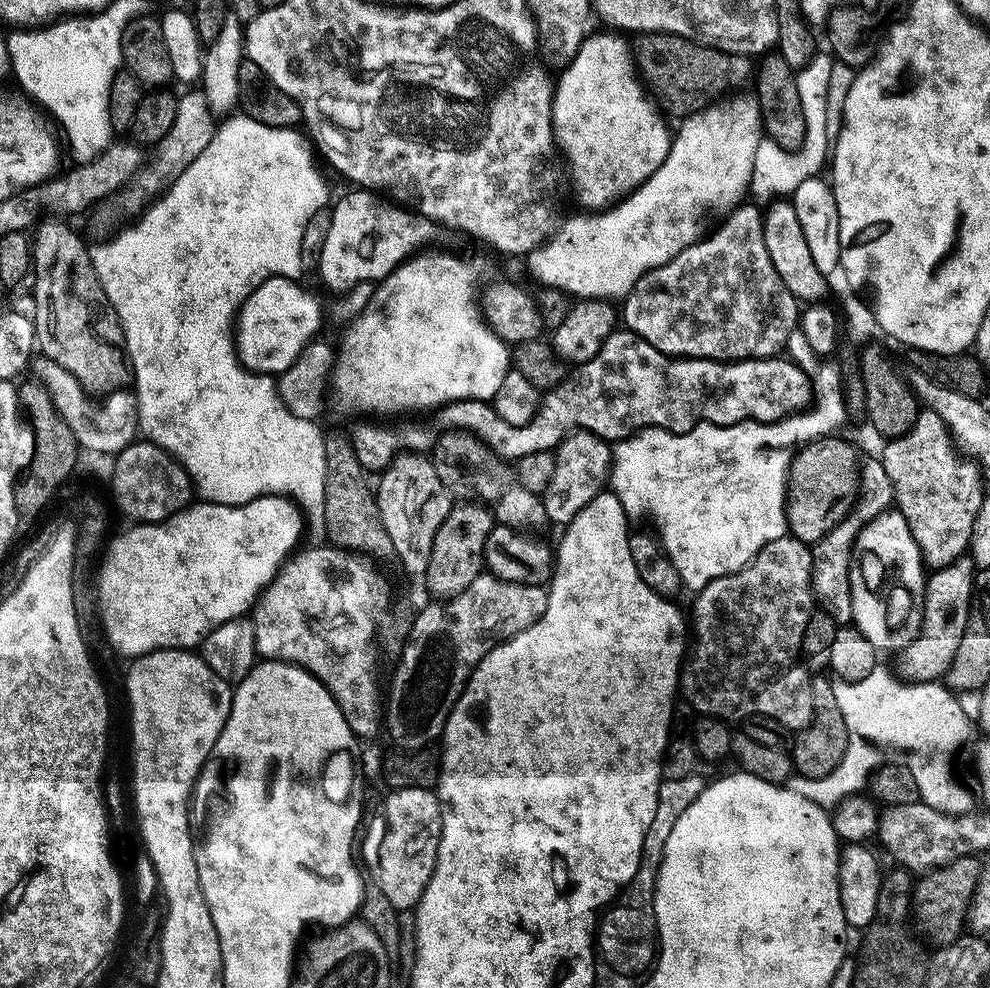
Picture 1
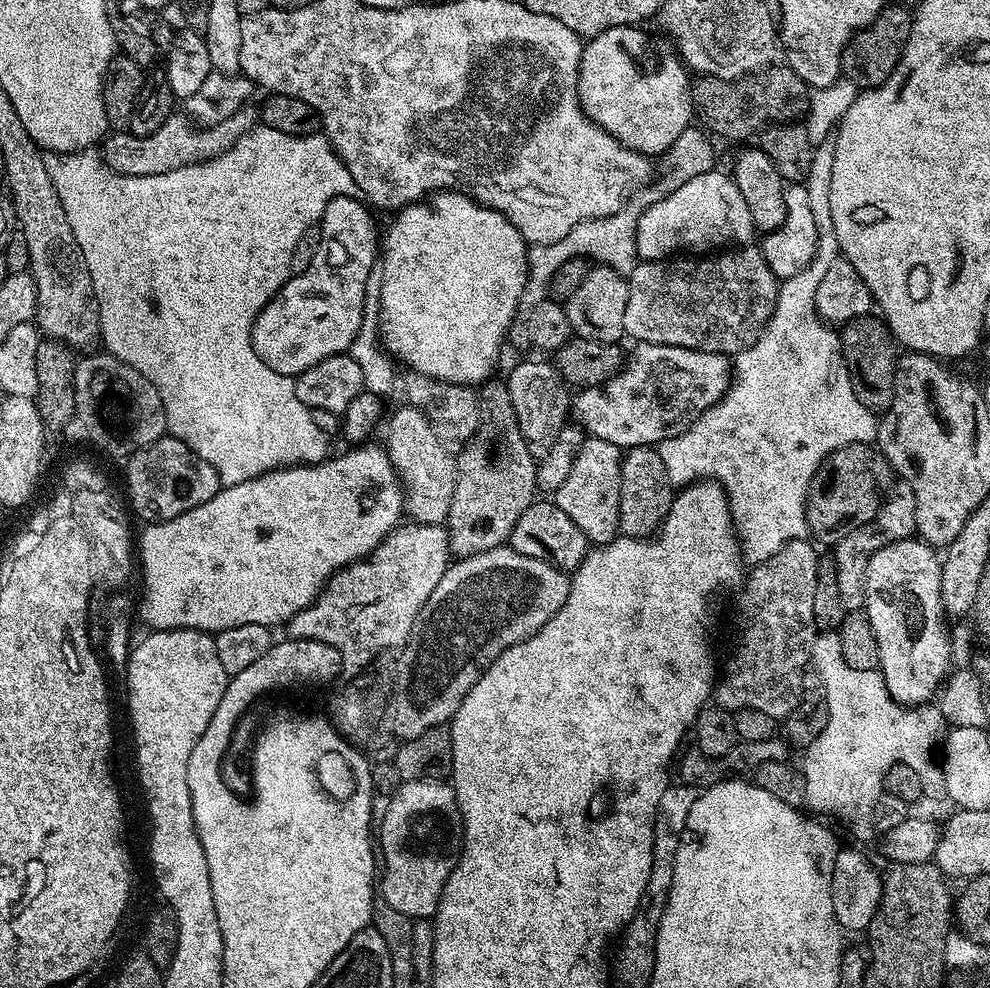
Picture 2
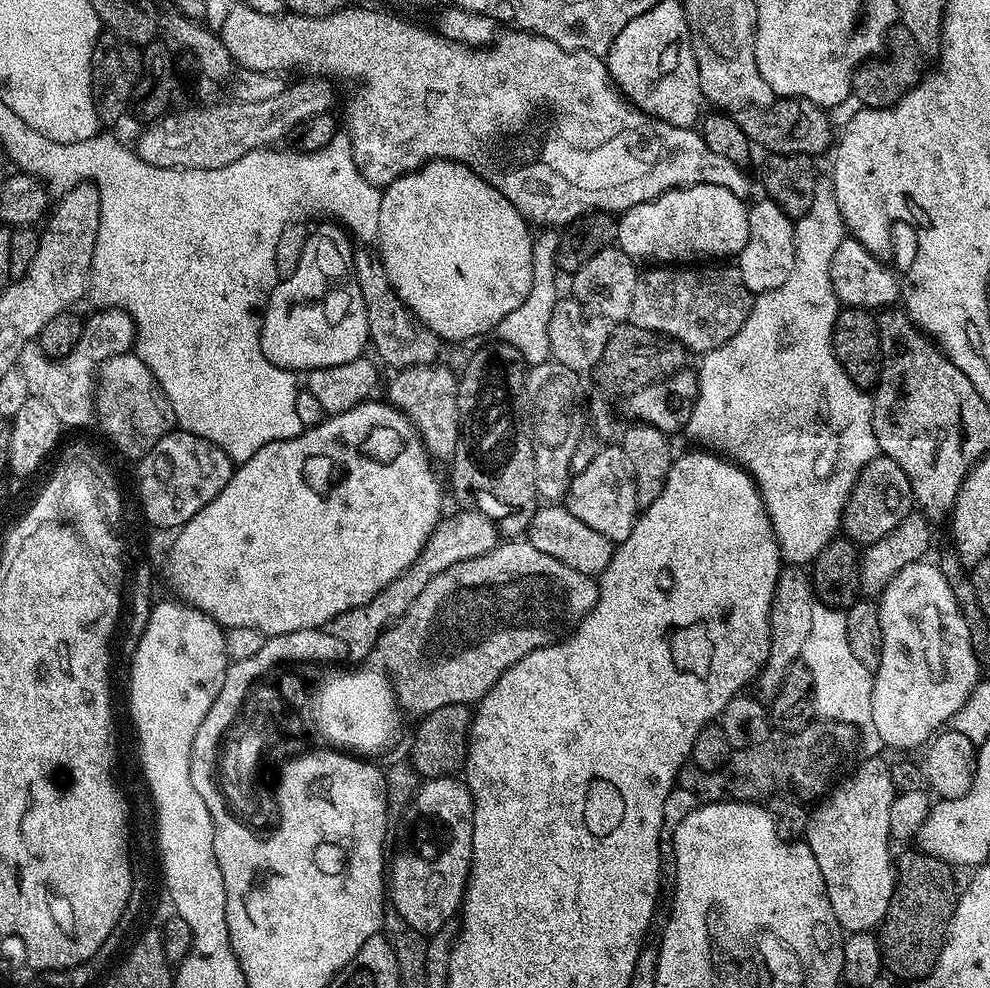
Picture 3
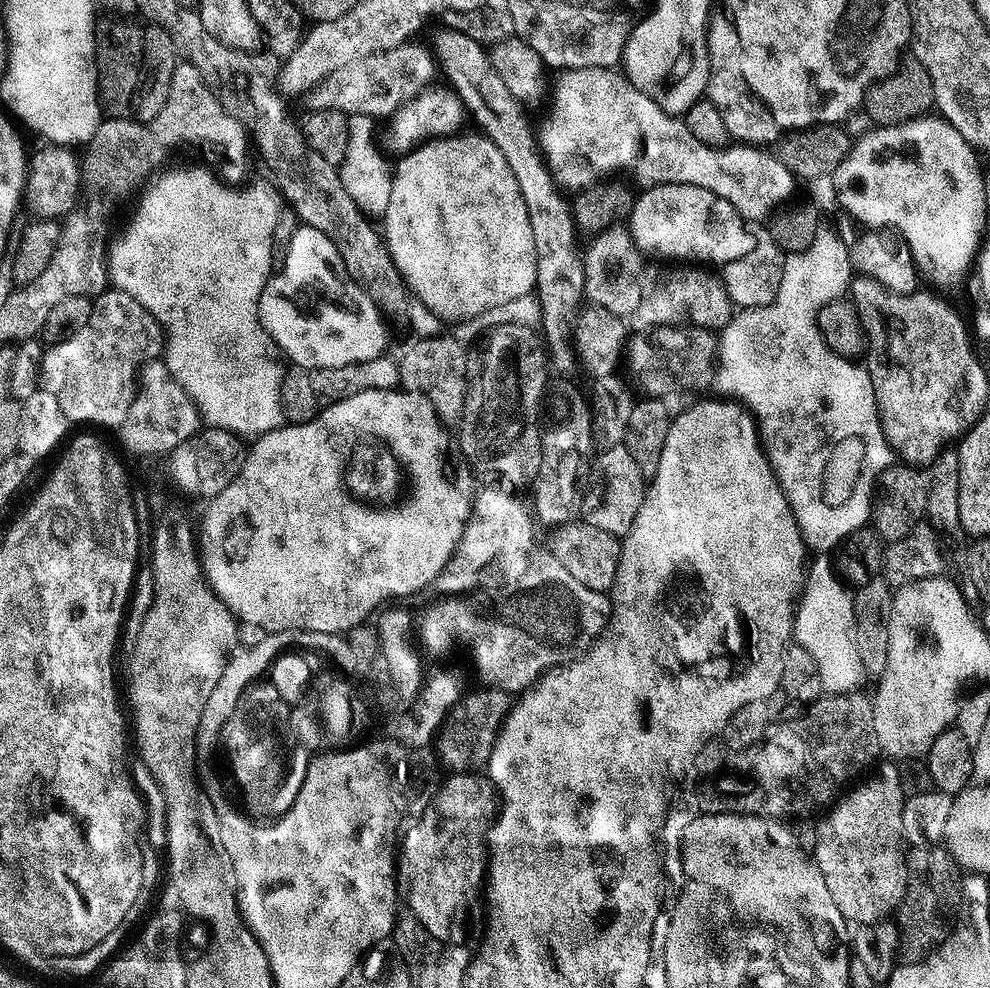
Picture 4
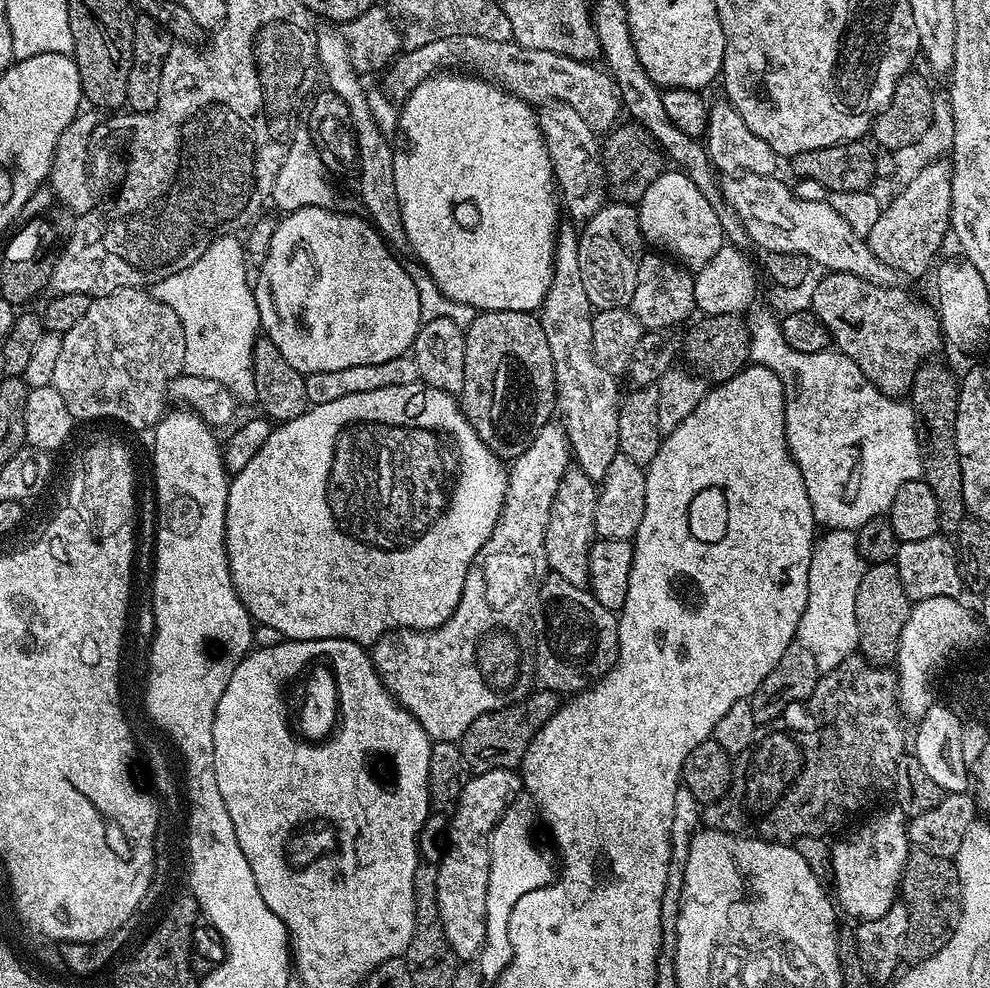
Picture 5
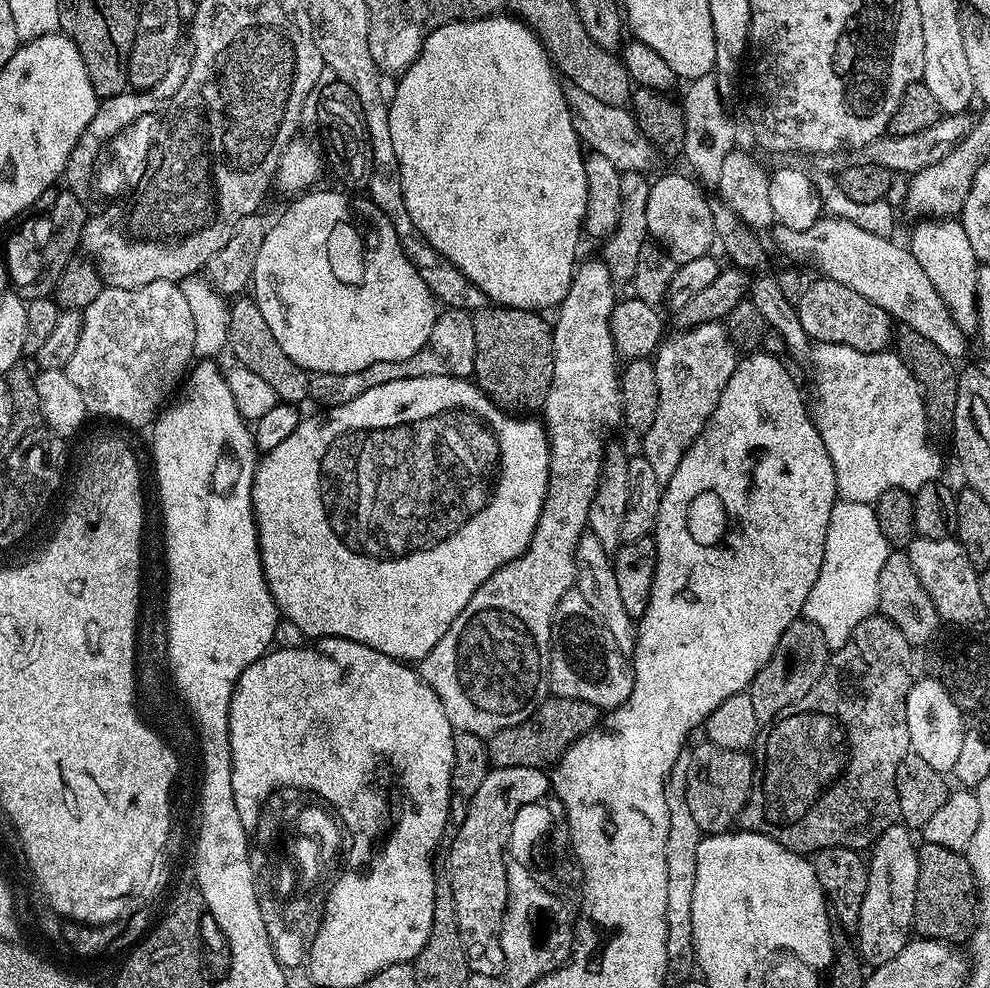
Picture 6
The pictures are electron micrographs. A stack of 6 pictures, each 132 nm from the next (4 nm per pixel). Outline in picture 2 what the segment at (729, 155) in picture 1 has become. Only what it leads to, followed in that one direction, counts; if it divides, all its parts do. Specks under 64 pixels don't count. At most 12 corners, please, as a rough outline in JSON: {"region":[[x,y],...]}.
{"region":[[690,126],[672,169],[614,215],[578,222],[528,250],[525,305],[546,296],[562,262],[631,269],[644,210],[706,170],[708,140]]}

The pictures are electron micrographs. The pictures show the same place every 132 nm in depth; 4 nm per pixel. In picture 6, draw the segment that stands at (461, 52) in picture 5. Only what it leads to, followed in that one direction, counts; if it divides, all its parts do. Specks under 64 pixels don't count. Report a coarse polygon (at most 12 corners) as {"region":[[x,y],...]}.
{"region":[[567,89],[572,124],[617,170],[647,173],[658,156],[627,107]]}

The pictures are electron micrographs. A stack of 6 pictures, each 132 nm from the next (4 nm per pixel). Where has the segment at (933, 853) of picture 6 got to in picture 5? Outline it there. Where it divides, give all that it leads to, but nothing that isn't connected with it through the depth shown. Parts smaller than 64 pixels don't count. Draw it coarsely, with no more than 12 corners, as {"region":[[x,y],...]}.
{"region":[[912,848],[898,892],[903,959],[938,954],[958,926],[960,879],[947,856]]}

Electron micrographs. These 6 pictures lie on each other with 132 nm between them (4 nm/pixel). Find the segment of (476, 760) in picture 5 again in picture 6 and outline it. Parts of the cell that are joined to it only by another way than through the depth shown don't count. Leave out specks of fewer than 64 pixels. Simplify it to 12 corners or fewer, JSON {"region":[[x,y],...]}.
{"region":[[549,695],[487,737],[492,768],[547,769],[601,723],[585,700]]}

